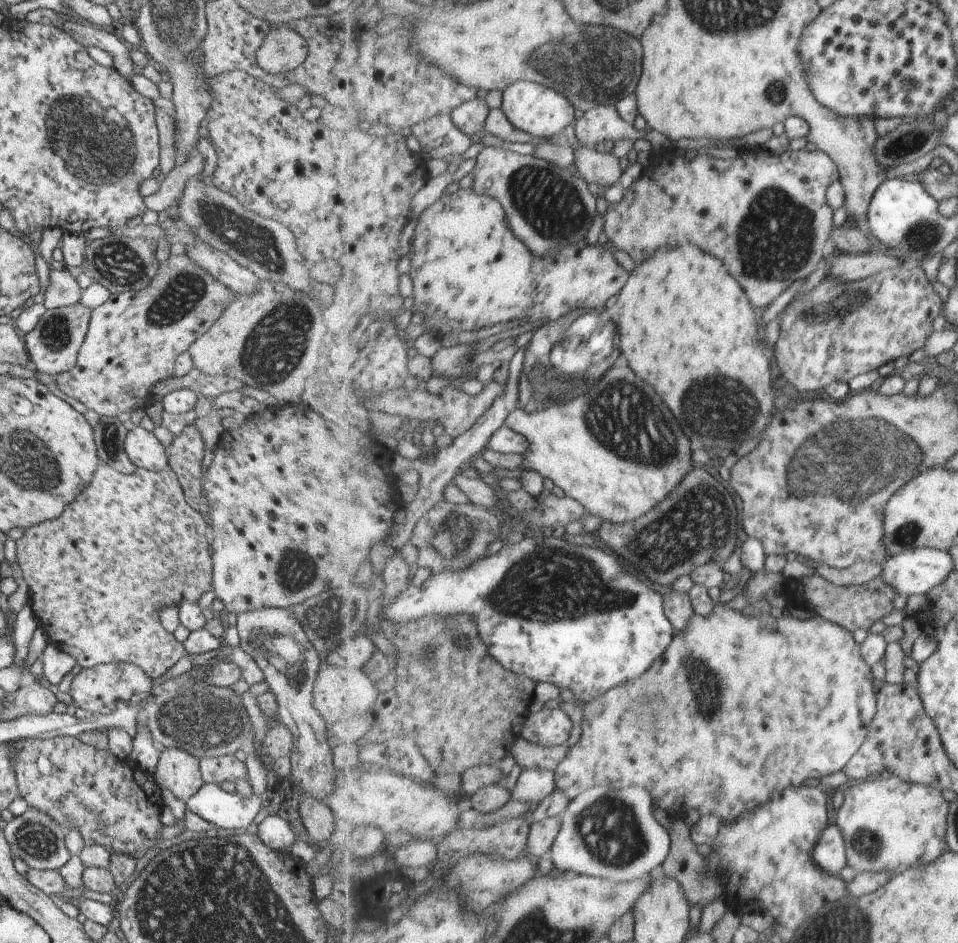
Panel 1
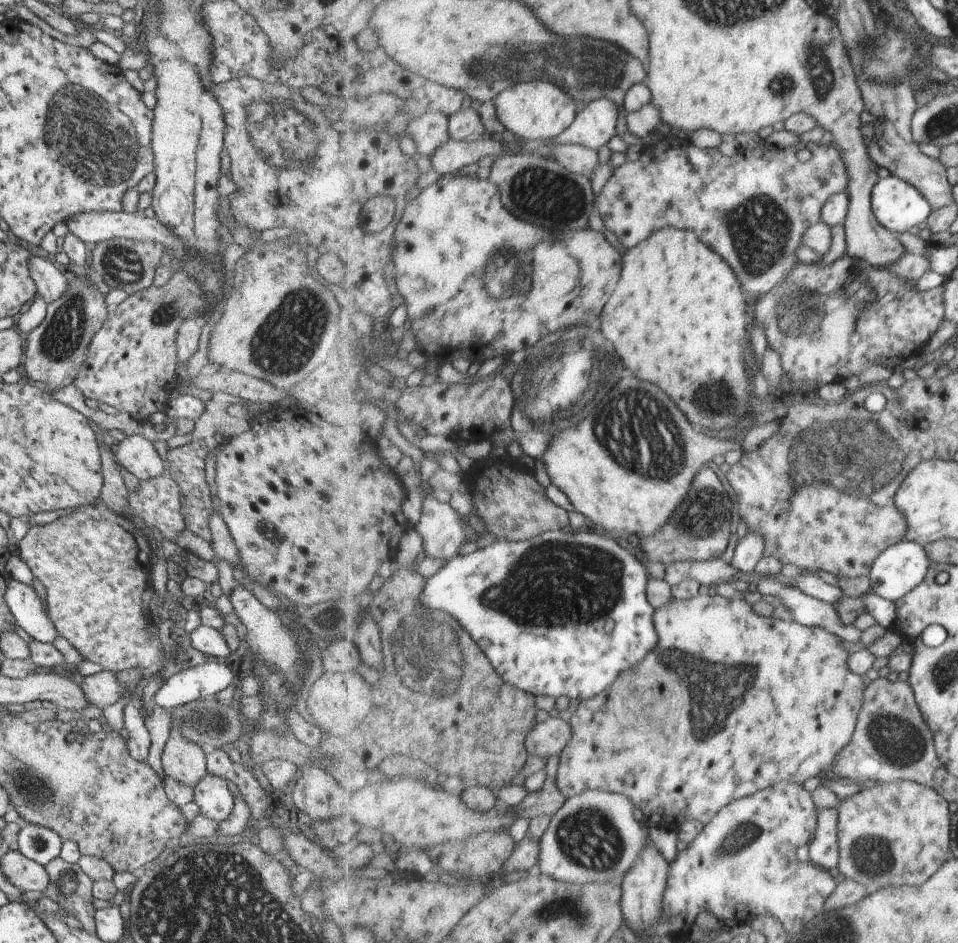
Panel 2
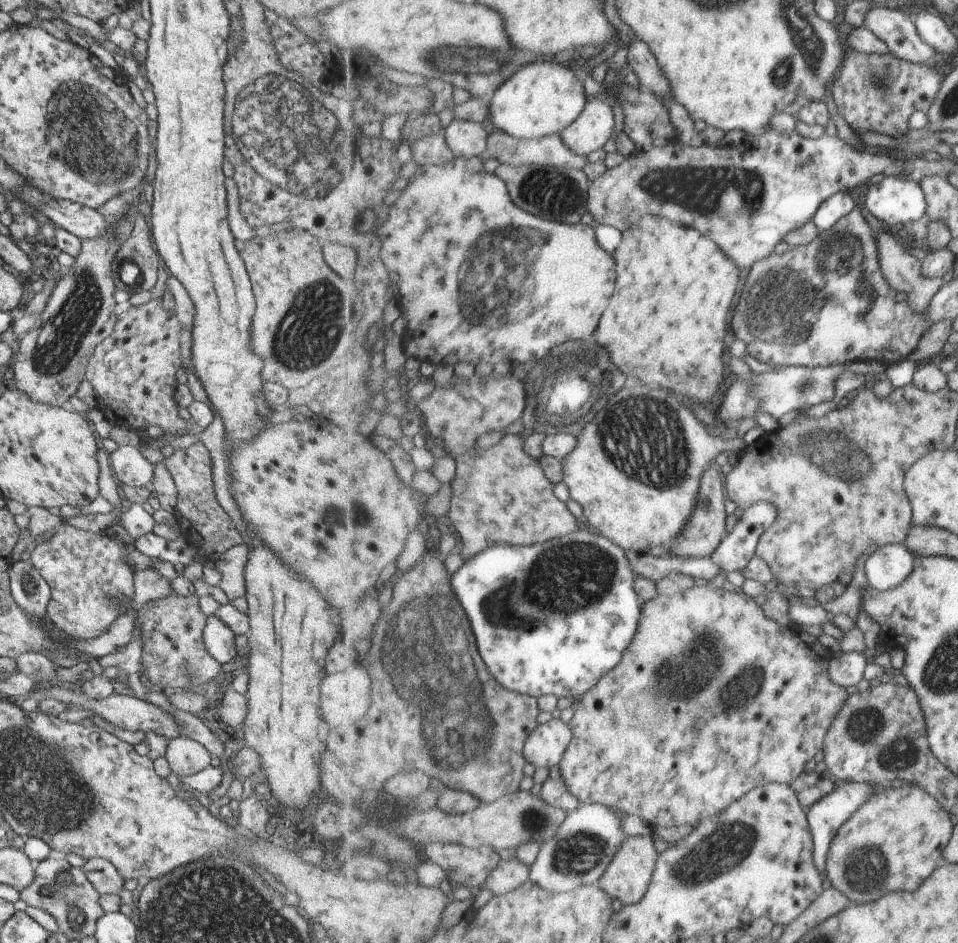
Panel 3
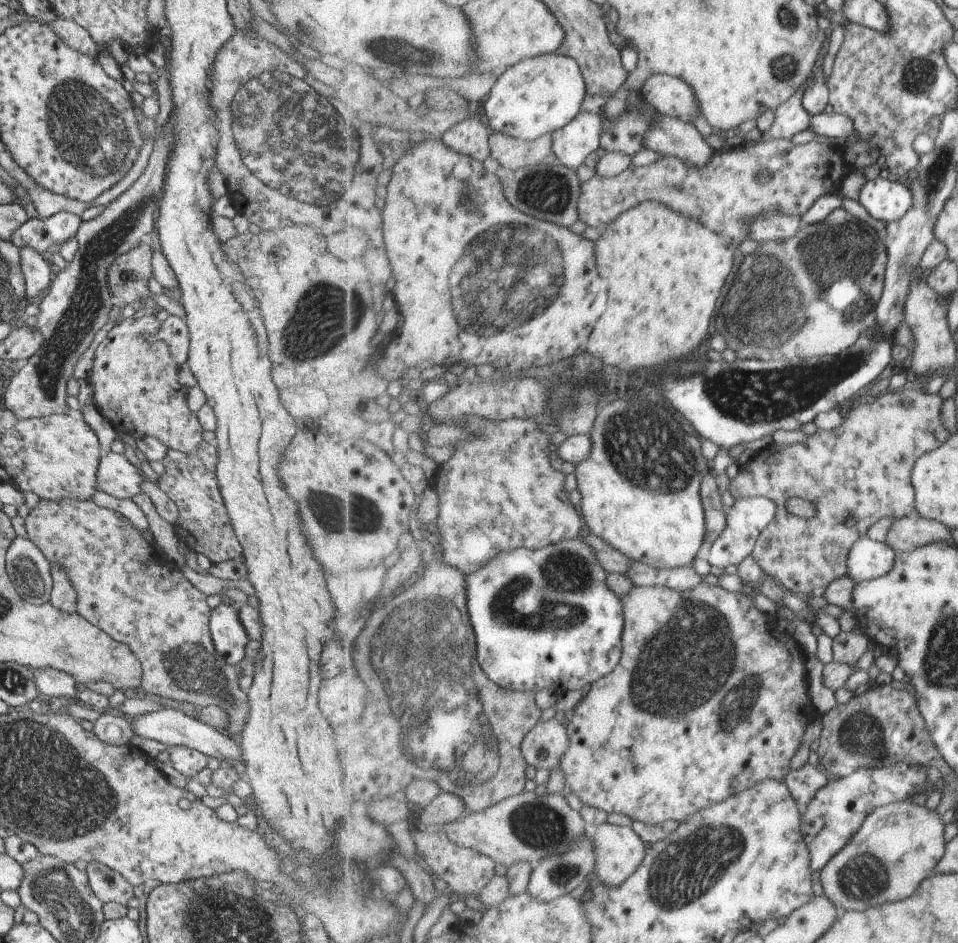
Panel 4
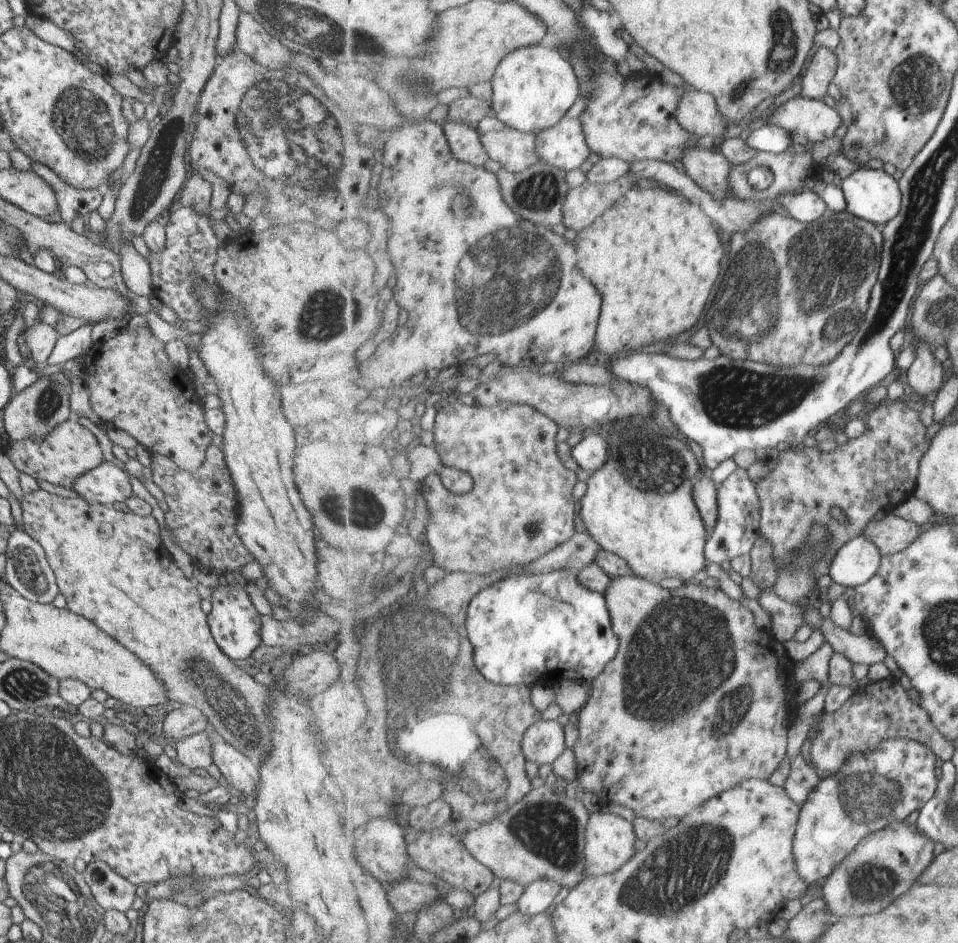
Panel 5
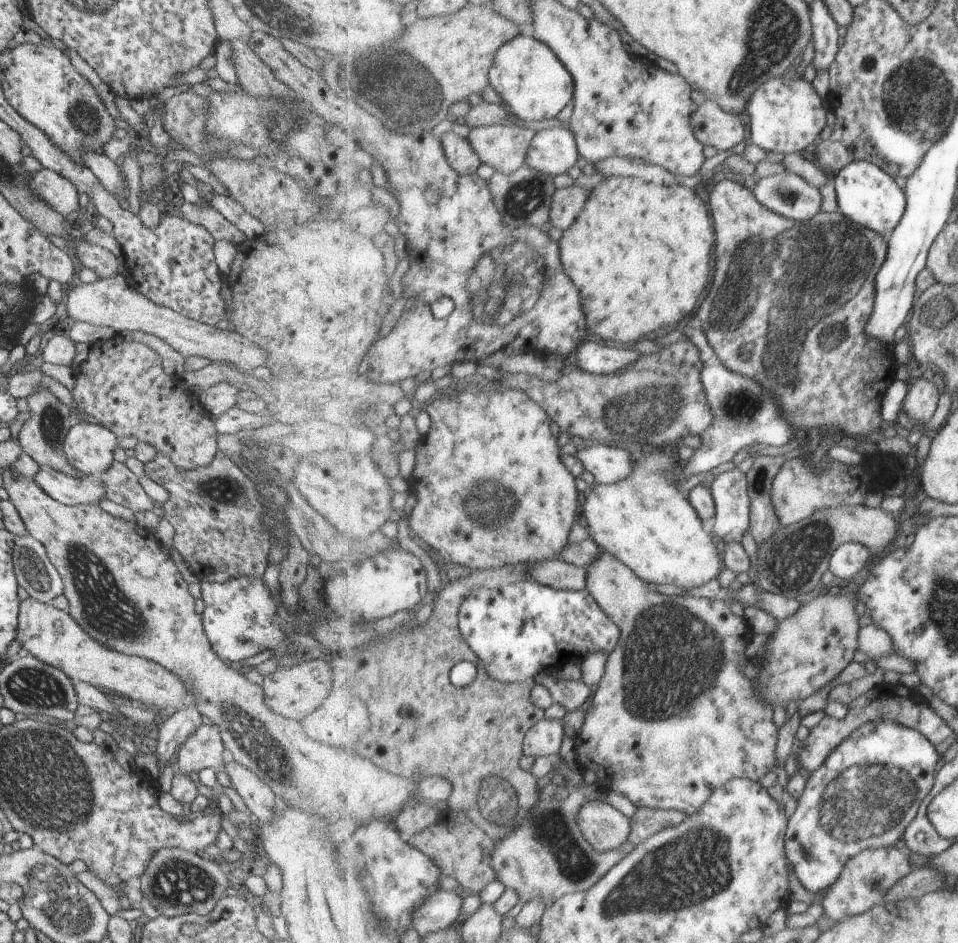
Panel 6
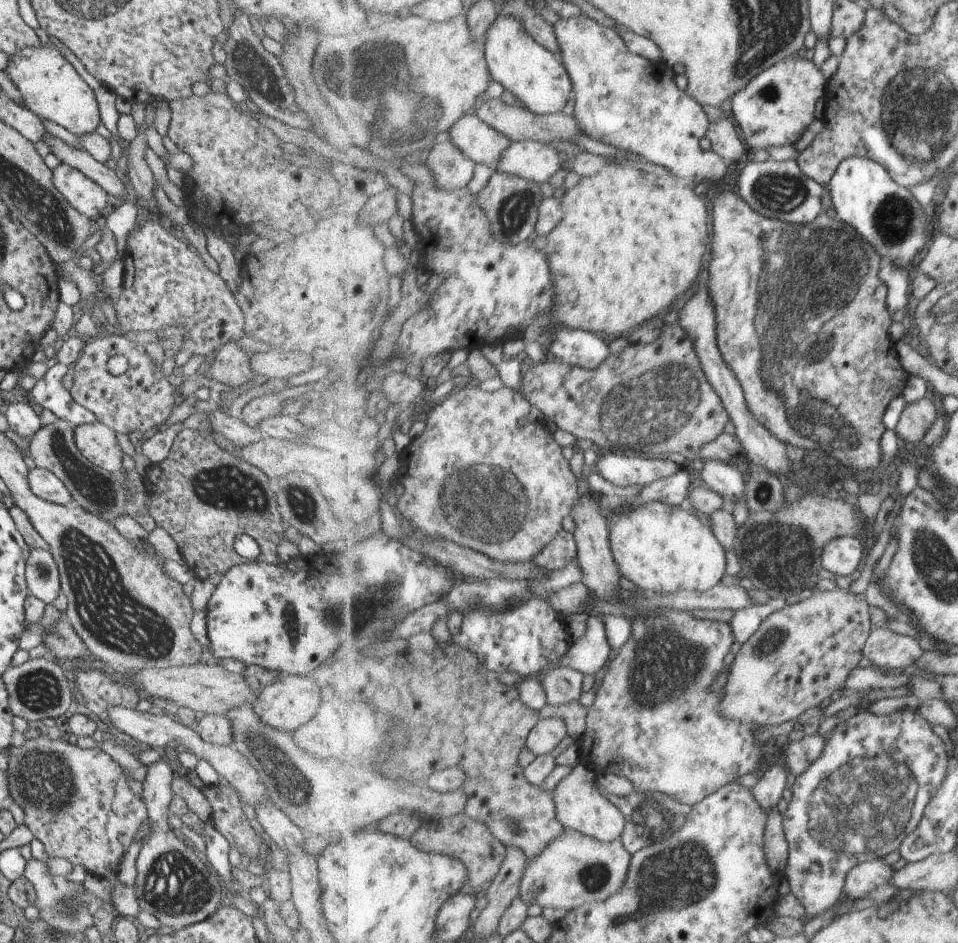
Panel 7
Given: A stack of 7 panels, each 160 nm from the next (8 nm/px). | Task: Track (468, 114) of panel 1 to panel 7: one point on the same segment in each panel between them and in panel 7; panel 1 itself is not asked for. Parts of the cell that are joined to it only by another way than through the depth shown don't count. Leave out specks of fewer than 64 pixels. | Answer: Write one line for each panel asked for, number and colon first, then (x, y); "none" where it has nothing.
2: (465, 125)
3: (466, 138)
4: (470, 136)
5: (465, 142)
6: (459, 151)
7: (452, 170)

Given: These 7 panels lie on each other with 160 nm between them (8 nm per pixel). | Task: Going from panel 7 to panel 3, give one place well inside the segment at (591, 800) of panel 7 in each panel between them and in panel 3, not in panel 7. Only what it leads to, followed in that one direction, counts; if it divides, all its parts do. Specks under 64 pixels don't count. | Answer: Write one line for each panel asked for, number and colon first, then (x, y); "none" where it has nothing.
3: (627, 878)
4: (619, 851)
5: (610, 840)
6: (606, 828)

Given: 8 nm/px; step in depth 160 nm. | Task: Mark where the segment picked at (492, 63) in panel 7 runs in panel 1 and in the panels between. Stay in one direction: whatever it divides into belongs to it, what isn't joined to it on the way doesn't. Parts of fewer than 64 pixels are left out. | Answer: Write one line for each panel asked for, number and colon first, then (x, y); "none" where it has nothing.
1: (540, 110)
2: (538, 109)
3: (543, 98)
4: (539, 95)
5: (534, 87)
6: (534, 83)

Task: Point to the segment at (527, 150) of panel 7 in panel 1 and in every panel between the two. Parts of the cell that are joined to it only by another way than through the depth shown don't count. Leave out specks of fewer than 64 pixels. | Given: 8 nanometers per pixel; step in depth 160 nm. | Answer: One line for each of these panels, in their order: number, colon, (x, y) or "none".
1: (603, 122)
2: (595, 125)
3: (593, 129)
4: (572, 144)
5: (564, 146)
6: (553, 151)

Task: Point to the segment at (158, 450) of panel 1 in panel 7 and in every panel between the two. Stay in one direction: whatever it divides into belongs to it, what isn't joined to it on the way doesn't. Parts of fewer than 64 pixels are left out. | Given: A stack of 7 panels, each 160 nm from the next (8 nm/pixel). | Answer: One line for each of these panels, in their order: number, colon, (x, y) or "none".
2: (136, 455)
3: (129, 467)
4: (116, 476)
5: (105, 484)
6: (67, 490)
7: (42, 483)

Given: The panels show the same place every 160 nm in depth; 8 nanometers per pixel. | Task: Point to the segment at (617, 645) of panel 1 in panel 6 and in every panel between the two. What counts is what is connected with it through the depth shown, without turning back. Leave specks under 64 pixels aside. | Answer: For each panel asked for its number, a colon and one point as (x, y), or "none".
2: (563, 614)
3: (551, 619)
4: (546, 619)
5: (534, 629)
6: (521, 629)

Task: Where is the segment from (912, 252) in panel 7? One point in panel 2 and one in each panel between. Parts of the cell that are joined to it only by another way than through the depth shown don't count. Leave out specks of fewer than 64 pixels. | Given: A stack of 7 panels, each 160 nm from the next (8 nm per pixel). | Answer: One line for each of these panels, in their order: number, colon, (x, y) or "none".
2: (901, 207)
3: (895, 200)
4: (888, 201)
5: (871, 194)
6: (868, 195)

